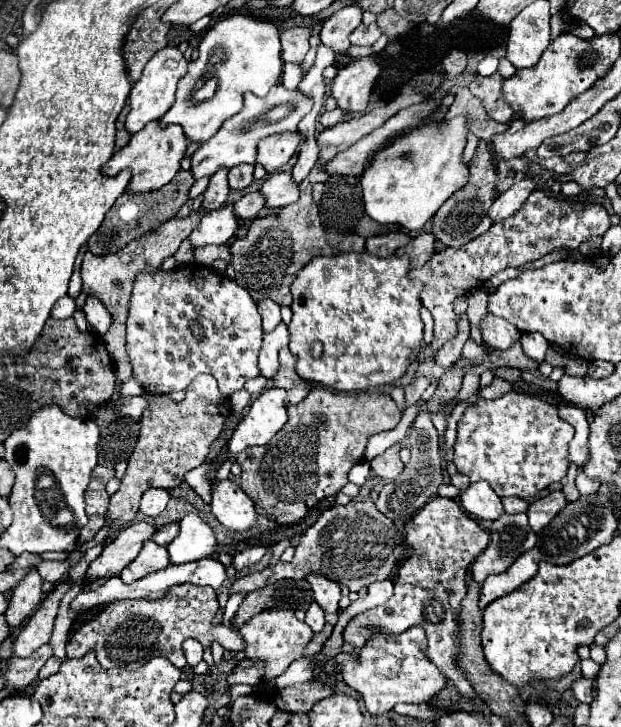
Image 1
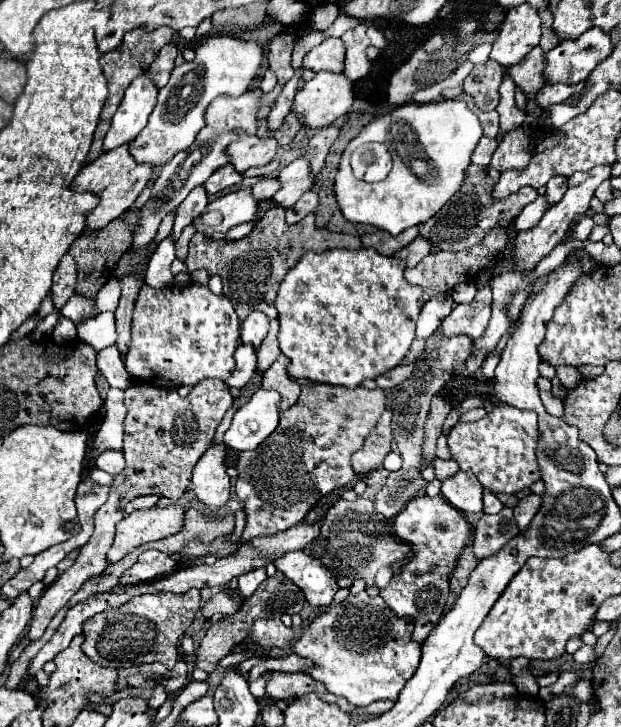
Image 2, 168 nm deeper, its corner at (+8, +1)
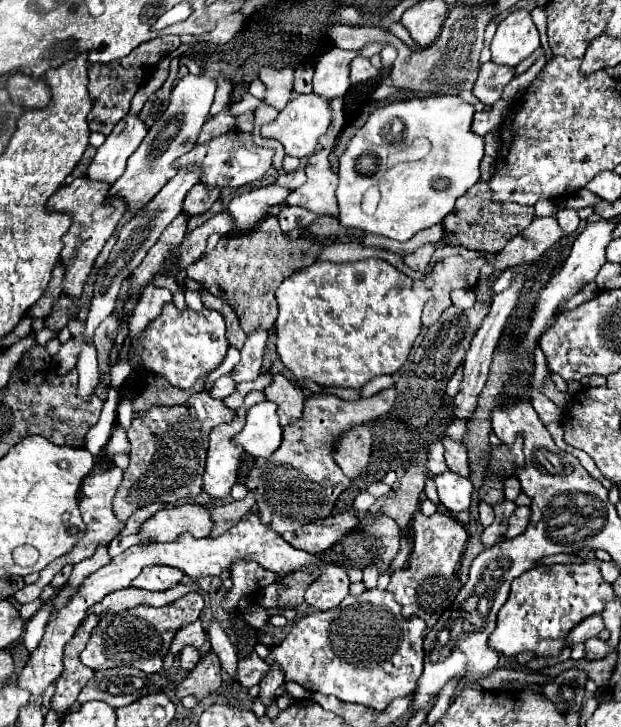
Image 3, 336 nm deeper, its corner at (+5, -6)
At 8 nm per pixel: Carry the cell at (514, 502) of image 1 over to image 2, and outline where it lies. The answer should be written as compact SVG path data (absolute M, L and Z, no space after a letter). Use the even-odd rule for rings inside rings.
M484 493L482 503L484 503L484 513L500 513L504 507L494 493Z

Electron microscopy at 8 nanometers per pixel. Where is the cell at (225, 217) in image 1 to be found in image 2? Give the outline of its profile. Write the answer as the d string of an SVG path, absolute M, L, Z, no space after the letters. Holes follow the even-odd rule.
M240 187L234 193L226 193L206 207L208 211L222 211L224 219L222 223L214 229L218 233L226 233L236 225L248 223L256 219L256 209L258 209L258 199L252 195L250 187Z

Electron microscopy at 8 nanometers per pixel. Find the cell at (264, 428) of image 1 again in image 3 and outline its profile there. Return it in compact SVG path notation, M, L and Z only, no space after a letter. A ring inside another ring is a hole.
M265 400L249 408L243 430L233 436L233 444L241 446L251 456L271 456L281 444L281 426L277 404Z

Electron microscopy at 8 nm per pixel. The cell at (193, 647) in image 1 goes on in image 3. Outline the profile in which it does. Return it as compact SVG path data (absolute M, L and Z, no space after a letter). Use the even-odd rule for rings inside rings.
M185 646L185 648L181 650L181 668L185 668L185 670L193 670L197 658L201 658L199 650L193 648L193 646Z

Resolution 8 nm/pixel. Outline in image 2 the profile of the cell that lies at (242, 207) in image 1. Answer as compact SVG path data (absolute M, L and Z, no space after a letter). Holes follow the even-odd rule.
M262 179L262 181L258 181L258 183L252 185L252 191L254 191L254 195L256 195L260 201L270 199L278 189L280 189L280 183L278 183L276 179Z

